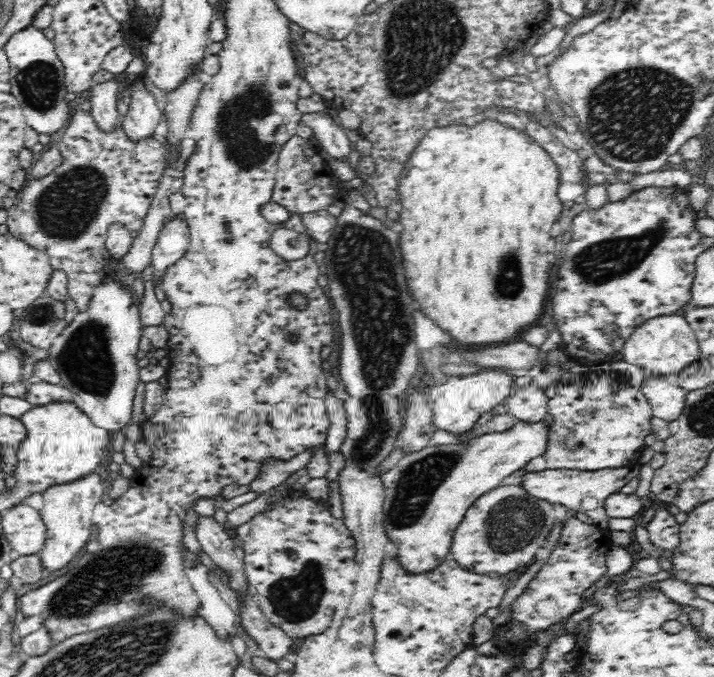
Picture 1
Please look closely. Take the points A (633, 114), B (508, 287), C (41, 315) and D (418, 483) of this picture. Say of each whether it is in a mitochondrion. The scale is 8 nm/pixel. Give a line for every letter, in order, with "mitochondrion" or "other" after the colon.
A: mitochondrion
B: mitochondrion
C: mitochondrion
D: mitochondrion

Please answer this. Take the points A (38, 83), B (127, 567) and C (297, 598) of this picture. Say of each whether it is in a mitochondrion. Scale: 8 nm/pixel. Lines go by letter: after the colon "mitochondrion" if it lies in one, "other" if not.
A: mitochondrion
B: mitochondrion
C: mitochondrion

